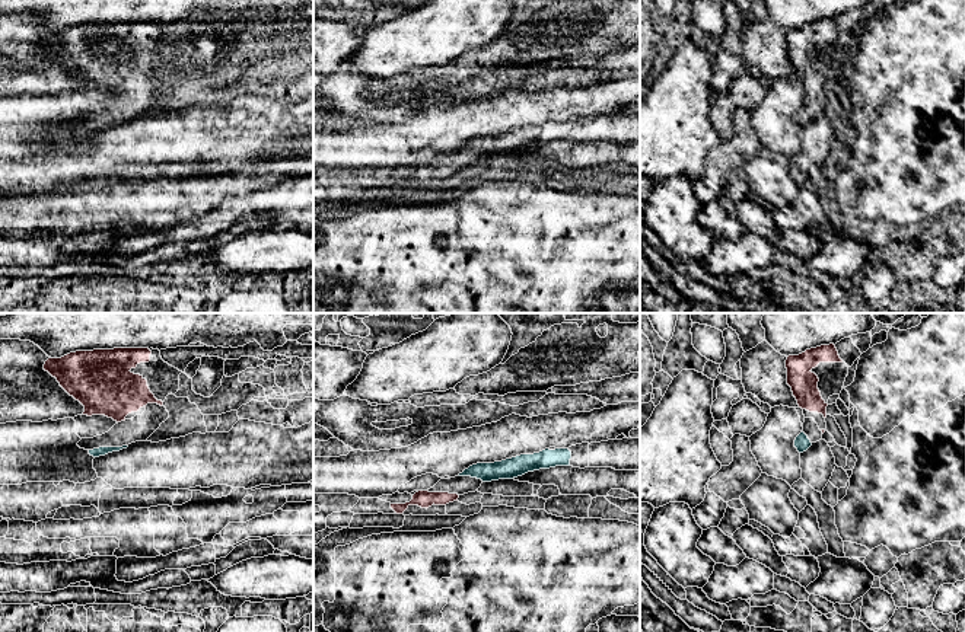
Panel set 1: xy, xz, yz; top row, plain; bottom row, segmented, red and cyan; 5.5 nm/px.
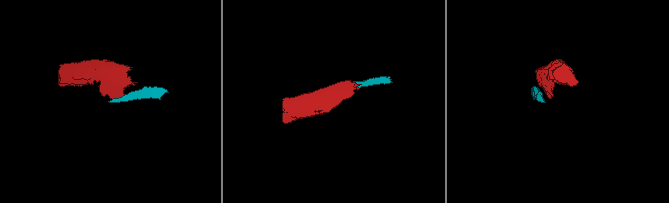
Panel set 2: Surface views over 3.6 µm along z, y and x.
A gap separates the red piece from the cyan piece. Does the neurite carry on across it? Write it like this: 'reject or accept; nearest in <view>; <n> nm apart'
accept; nearest in yz; 80 nm apart

